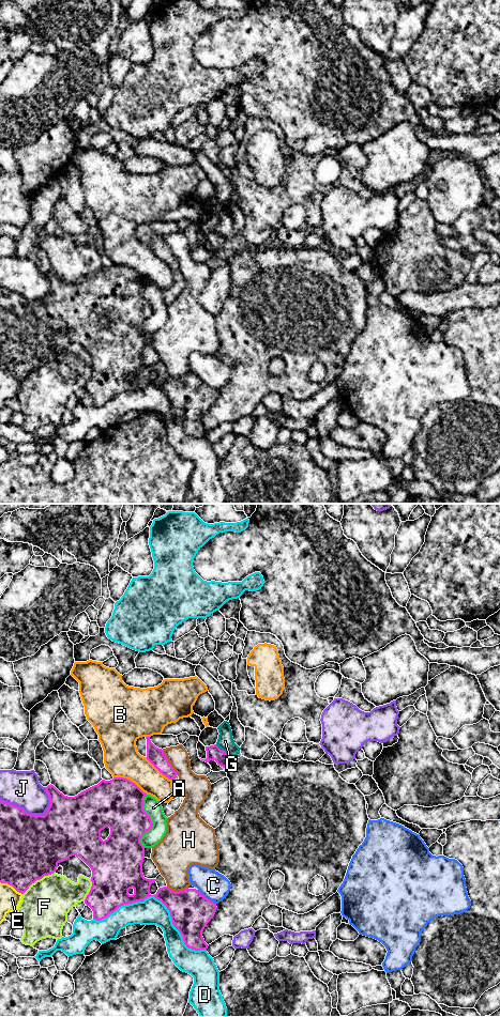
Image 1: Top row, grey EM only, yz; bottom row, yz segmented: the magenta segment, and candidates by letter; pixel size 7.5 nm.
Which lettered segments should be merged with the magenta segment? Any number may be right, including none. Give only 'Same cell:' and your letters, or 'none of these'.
Same cell: none of these

